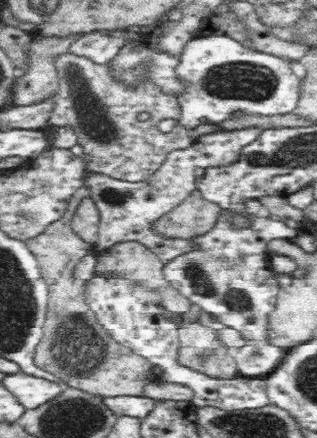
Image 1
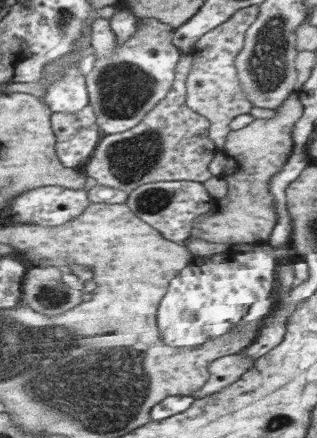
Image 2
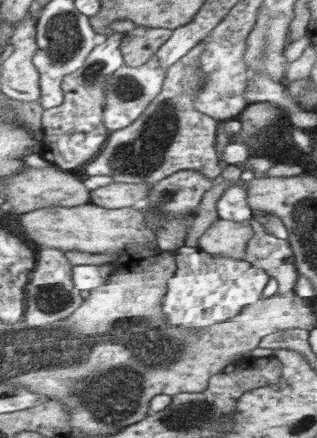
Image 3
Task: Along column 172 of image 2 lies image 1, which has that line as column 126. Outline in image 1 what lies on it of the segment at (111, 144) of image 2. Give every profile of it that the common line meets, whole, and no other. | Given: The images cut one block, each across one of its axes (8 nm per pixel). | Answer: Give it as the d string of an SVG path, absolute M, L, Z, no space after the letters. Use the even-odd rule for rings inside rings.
M70 54L58 58L58 76L60 76L60 86L58 86L58 96L56 96L56 110L50 116L50 126L70 128L76 134L78 144L82 148L80 158L86 164L88 174L98 174L98 176L126 180L126 182L146 182L150 180L150 176L154 176L162 168L162 164L166 164L166 158L172 152L186 150L194 144L194 138L190 132L176 130L176 132L164 134L158 128L158 124L166 120L178 124L182 120L182 104L170 96L162 96L154 92L152 86L130 92L106 76L106 66L94 66L92 62L70 56ZM138 114L148 114L150 118L138 120Z

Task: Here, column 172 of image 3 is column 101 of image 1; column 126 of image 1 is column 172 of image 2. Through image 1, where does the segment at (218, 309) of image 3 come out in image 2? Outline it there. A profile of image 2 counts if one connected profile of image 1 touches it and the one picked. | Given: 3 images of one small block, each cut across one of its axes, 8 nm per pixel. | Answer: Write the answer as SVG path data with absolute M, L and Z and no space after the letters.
M257 248L247 254L227 250L209 258L195 258L195 262L171 282L169 294L159 308L161 340L171 348L199 348L209 340L225 336L253 302L271 296L275 276L277 260L267 248Z

